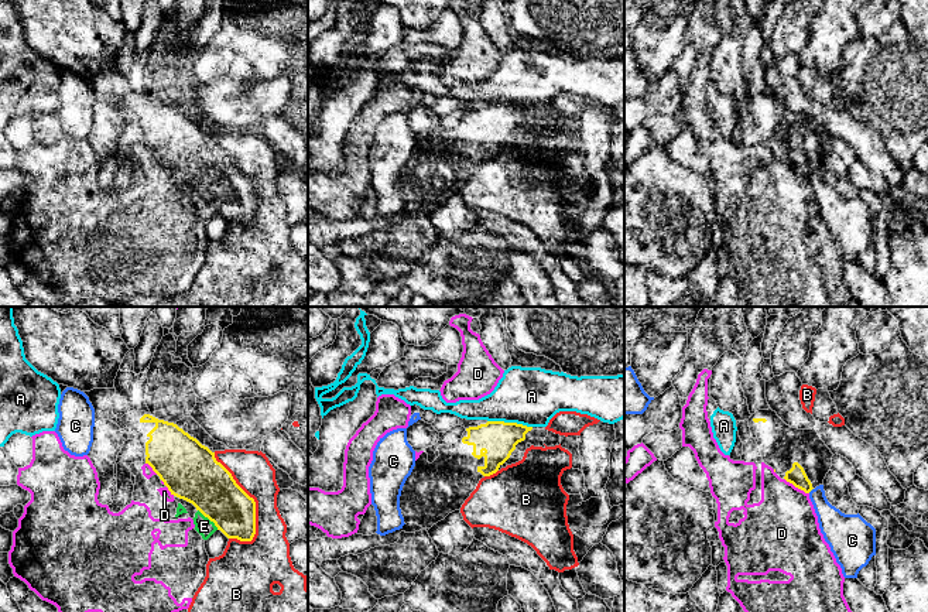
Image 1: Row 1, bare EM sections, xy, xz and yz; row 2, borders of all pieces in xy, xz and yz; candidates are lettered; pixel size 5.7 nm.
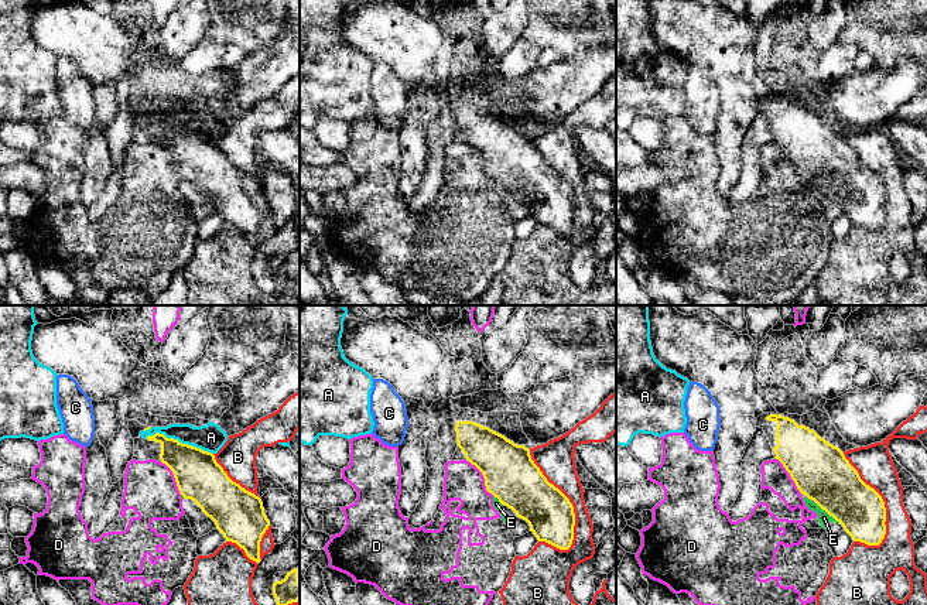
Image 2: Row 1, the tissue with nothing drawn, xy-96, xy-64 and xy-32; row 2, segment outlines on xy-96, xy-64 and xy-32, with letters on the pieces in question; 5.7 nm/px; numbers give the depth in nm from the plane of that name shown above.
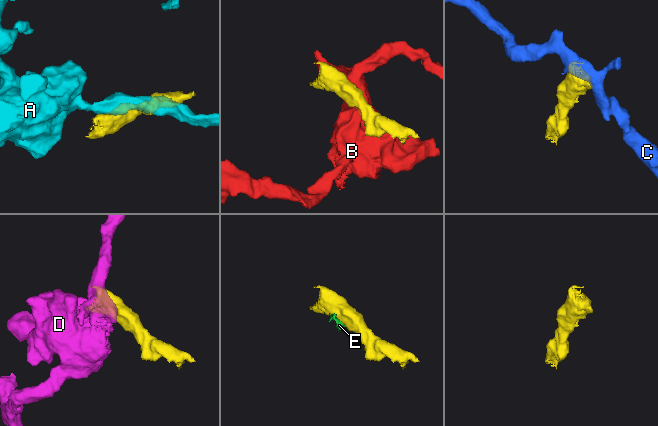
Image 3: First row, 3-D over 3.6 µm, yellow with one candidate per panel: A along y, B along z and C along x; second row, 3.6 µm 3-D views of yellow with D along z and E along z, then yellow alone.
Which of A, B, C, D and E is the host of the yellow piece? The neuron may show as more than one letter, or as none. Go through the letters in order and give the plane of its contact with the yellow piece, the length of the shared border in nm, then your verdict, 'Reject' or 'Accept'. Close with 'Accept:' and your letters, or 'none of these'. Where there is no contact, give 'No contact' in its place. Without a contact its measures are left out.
A: Touches yellow in xz. Shared border 260 nm. Reject
B: Touches yellow in xy. Shared border 550 nm. Reject
C: Touches yellow in yz. Shared border 40 nm. Reject
D: Touches yellow in yz. Shared border 170 nm. Reject
E: Touches yellow in xy. Shared border 170 nm. Reject
Accept: none of these

